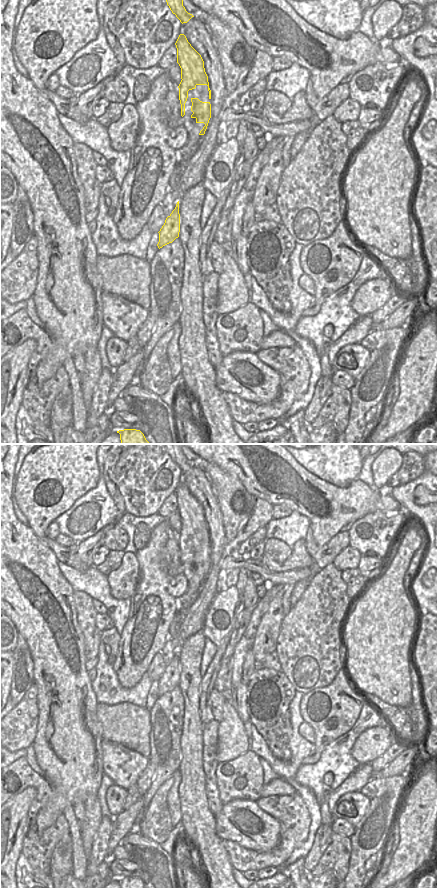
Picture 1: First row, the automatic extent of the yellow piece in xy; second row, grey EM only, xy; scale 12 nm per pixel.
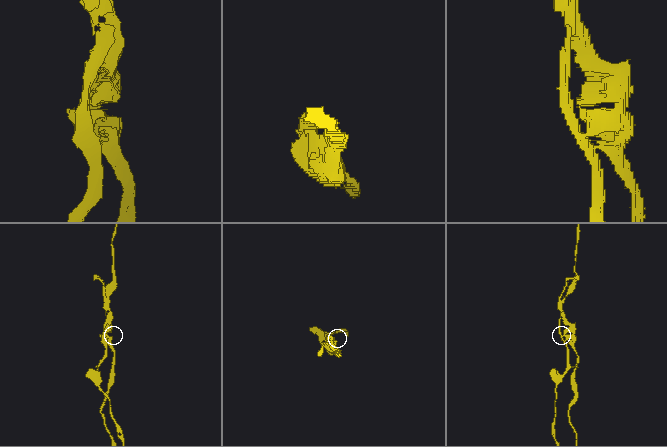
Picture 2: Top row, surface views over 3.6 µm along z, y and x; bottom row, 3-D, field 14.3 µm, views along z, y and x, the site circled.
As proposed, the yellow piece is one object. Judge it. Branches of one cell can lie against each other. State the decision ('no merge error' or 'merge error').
merge error

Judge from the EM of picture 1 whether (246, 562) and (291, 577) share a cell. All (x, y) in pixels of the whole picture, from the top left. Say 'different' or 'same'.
same

